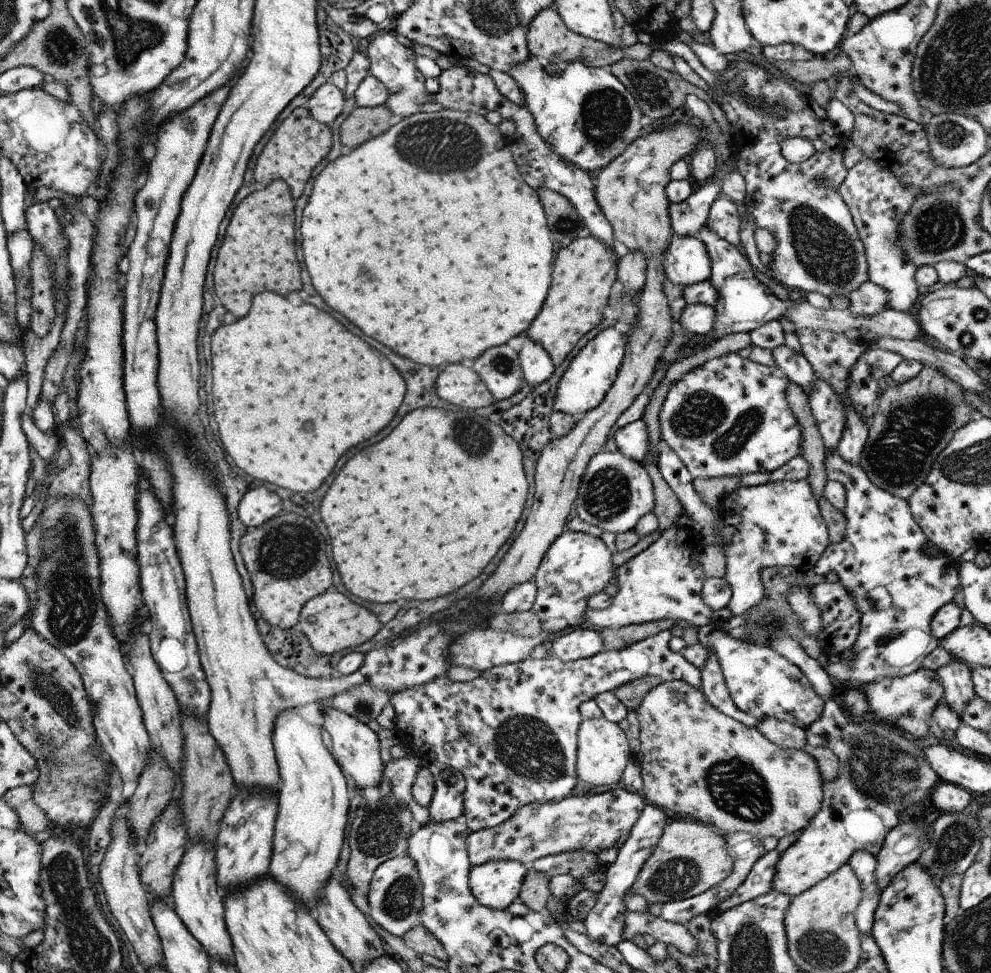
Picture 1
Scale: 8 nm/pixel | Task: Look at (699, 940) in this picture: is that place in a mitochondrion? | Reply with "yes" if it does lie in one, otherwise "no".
no

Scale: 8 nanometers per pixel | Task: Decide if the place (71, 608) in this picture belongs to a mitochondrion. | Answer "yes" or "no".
yes

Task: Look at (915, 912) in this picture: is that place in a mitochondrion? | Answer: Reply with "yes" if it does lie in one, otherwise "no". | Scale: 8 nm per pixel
no

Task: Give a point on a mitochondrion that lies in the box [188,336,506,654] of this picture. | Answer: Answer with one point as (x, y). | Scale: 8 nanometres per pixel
(288, 551)

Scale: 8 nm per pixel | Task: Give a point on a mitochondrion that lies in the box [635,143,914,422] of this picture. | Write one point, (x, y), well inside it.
(823, 249)

